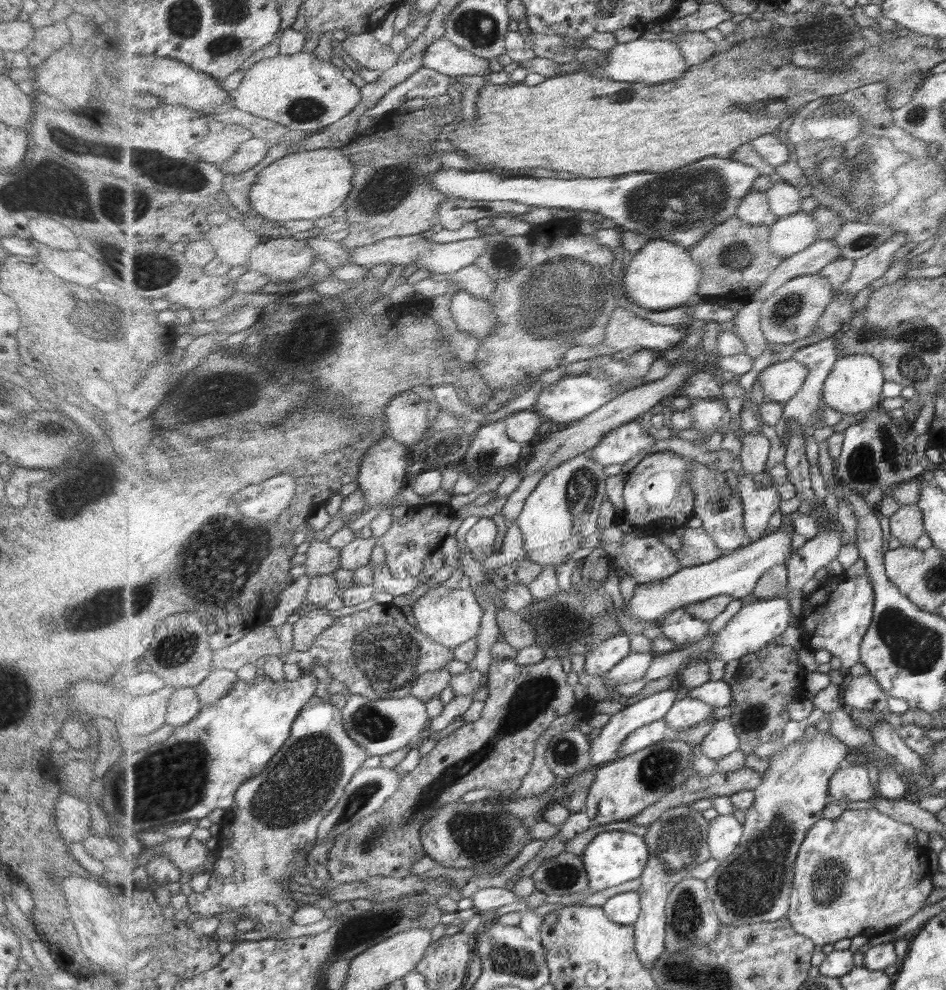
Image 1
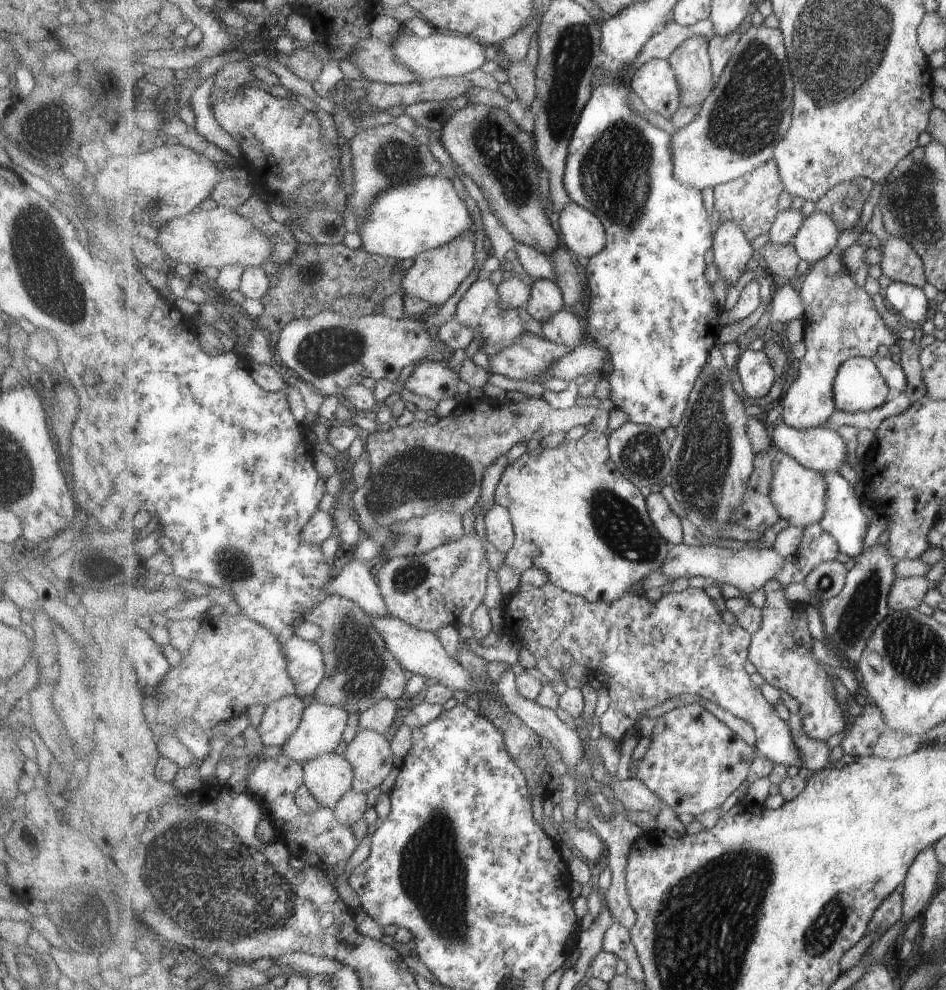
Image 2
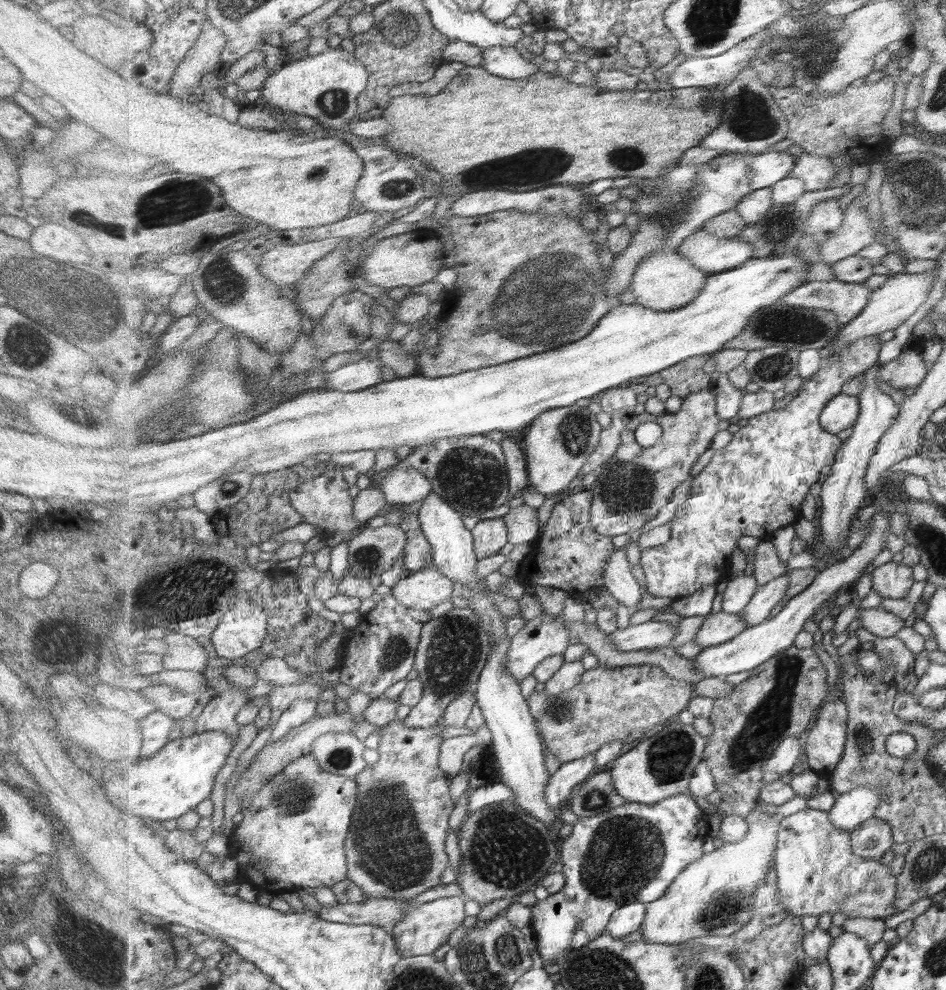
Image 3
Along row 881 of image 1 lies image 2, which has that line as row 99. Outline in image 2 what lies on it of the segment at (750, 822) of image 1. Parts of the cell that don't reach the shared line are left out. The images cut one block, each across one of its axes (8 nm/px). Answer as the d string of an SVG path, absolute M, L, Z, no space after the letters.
M763 24L752 26L742 34L737 48L717 81L711 96L707 98L697 118L673 135L673 160L677 180L705 190L753 172L774 159L774 151L792 126L794 102L794 78L788 48L781 29Z

